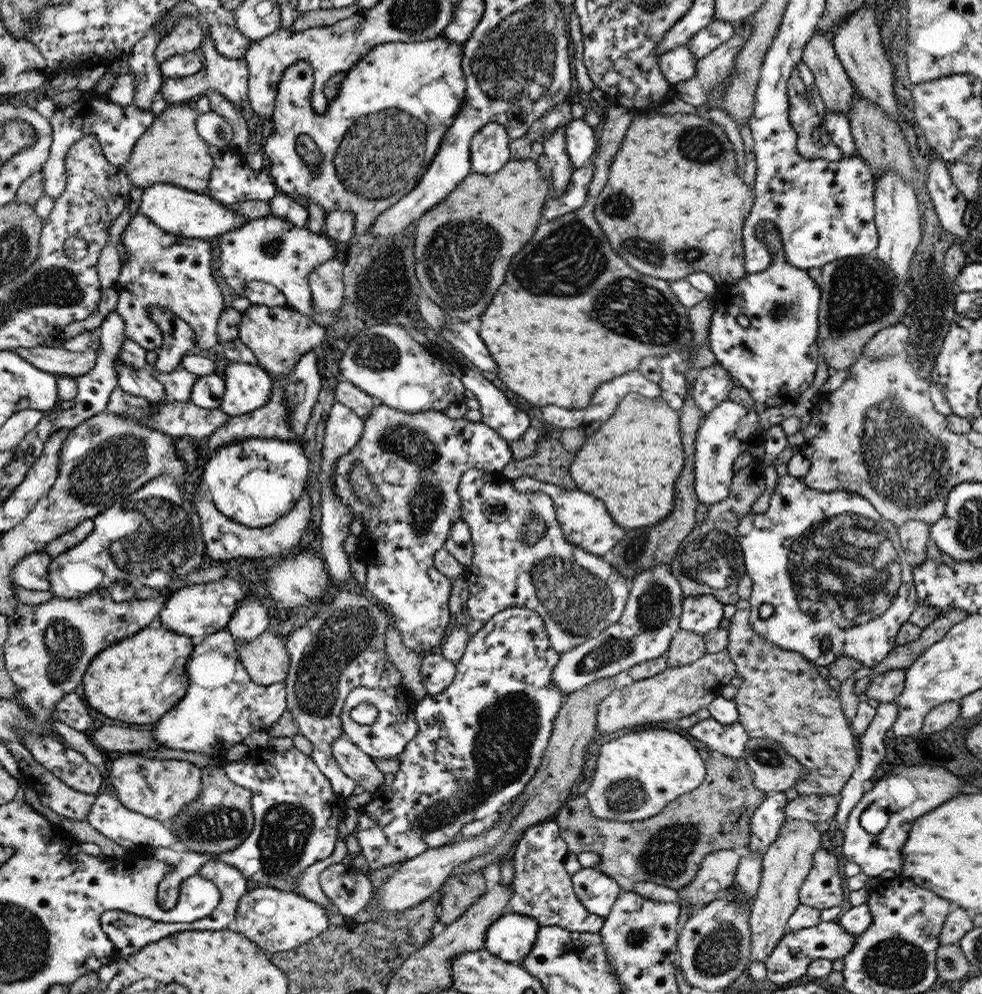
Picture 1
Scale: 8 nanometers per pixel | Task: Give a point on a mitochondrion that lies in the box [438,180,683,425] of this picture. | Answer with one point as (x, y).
(619, 204)

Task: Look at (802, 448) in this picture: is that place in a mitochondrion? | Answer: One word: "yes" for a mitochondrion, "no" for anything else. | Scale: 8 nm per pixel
no

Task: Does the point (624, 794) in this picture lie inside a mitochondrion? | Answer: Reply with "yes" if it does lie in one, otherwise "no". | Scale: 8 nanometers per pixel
yes

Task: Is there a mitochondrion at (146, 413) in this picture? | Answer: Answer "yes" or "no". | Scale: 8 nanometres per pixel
yes

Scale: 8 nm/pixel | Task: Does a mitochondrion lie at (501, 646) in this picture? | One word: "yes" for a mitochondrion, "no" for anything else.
no

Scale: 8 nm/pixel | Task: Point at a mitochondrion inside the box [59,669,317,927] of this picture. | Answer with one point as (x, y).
(224, 822)

